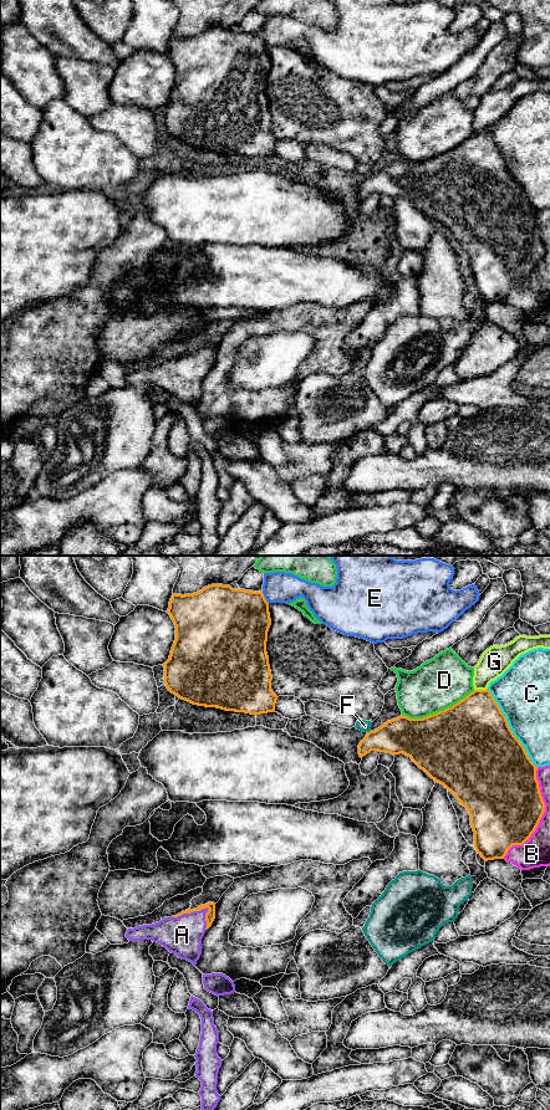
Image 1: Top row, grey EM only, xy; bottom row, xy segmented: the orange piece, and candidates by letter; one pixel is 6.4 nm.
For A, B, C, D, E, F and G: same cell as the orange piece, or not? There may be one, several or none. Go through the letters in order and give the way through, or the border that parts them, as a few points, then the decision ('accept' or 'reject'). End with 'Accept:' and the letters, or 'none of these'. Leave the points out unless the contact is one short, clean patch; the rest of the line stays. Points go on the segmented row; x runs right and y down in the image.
A: across xy (210, 915), (205, 909), (191, 911), (191, 925), (182, 935) | accept
B: reject
C: reject
D: reject
E: reject
F: reject
G: reject
Accept: A

